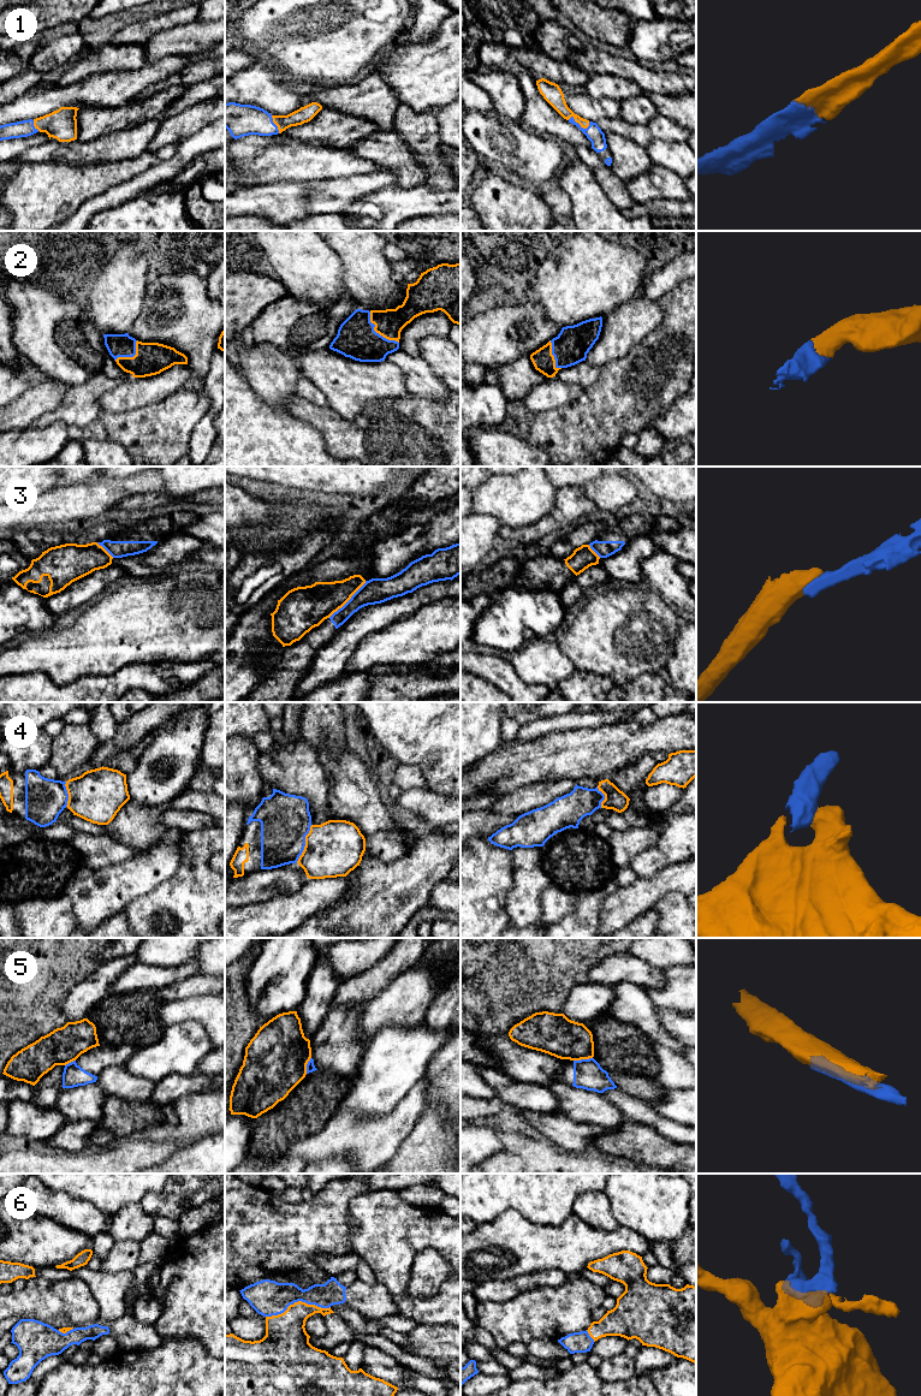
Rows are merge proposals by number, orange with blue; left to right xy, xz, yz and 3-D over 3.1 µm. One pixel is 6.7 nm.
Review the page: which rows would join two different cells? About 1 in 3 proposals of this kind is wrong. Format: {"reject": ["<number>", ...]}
{"reject": ["3", "5"]}

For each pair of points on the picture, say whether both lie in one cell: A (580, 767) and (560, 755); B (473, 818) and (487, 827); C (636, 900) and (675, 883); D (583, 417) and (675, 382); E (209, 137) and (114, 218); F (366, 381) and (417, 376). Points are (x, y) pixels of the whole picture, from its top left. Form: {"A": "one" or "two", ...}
{"A": "one", "B": "one", "C": "one", "D": "one", "E": "two", "F": "two"}

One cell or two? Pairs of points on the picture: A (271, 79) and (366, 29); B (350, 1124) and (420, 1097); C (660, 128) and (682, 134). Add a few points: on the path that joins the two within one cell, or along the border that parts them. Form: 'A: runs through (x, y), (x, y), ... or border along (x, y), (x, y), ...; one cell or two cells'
A: border along (257, 61), (265, 61), (274, 66), (291, 83); two cells
B: runs through (367, 1127), (390, 1127), (403, 1114); one cell
C: runs through (665, 129), (677, 134); one cell

